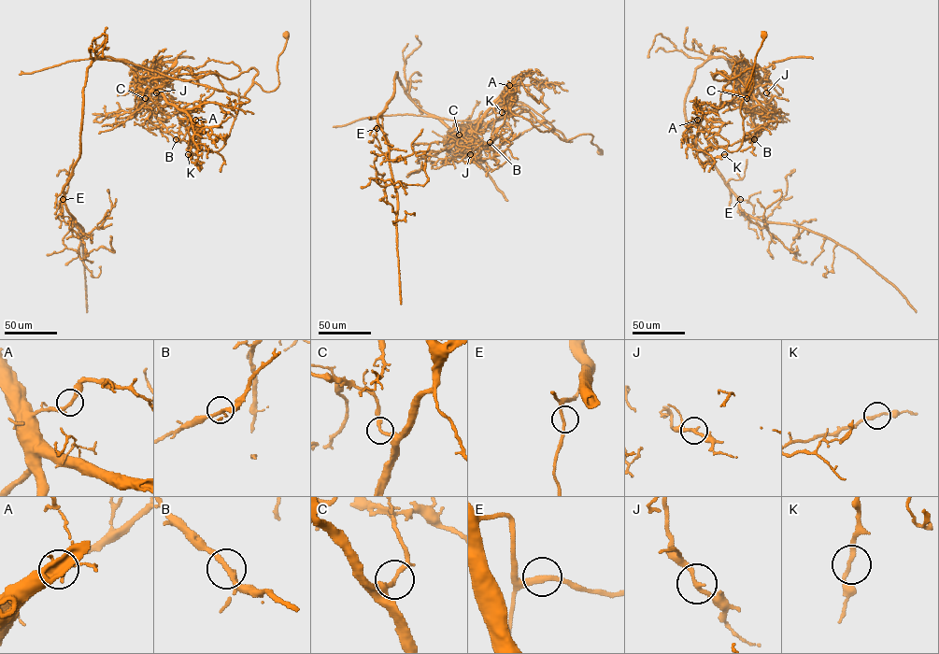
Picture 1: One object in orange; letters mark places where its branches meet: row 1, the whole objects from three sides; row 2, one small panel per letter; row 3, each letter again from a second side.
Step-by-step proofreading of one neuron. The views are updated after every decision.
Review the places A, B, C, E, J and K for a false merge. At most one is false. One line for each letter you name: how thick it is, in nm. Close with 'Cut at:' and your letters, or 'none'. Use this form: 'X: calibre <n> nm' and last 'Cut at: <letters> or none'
C: calibre 240 nm
Cut at: C

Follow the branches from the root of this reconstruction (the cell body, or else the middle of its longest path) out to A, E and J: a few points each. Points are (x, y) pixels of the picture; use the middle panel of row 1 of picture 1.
A: (600, 151), (591, 135), (565, 141), (553, 128), (542, 132), (521, 116), (509, 117), (503, 92), (509, 85)
E: (600, 151), (591, 135), (565, 141), (528, 111), (454, 133), (417, 105), (397, 73), (377, 128)
J: (600, 151), (590, 142), (591, 135), (565, 141), (530, 112), (522, 111), (474, 127), (465, 148), (470, 154)

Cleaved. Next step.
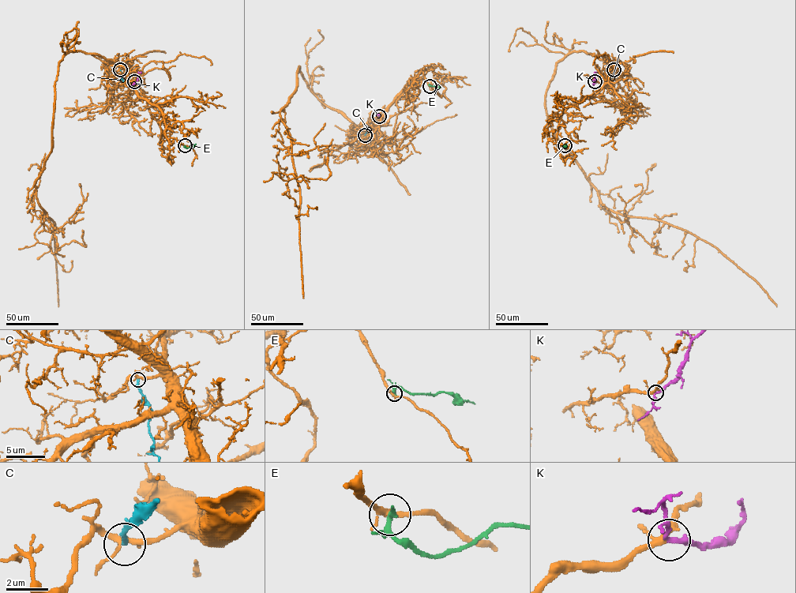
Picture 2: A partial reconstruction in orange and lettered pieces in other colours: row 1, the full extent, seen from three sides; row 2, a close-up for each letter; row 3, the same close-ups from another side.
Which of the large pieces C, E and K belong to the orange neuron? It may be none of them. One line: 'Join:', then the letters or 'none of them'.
Join: K

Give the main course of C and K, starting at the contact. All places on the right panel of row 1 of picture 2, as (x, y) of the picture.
C: (613, 69), (609, 86)
K: (595, 81), (596, 72)

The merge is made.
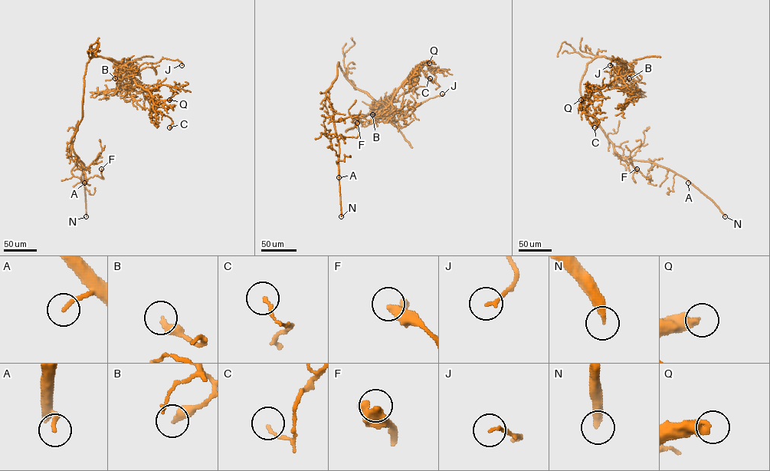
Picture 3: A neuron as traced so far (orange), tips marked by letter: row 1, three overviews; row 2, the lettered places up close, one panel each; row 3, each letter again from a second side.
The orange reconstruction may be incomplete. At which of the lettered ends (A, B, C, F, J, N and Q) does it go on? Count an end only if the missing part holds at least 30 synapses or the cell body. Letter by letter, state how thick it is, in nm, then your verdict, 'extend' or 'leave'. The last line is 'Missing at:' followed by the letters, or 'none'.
A: 170 nm thick; extend
B: 320 nm thick; leave
C: 120 nm thick; leave
F: 340 nm thick; leave
J: 140 nm thick; leave
N: 360 nm thick; extend
Q: 440 nm thick; extend
Missing at: A, N, Q

